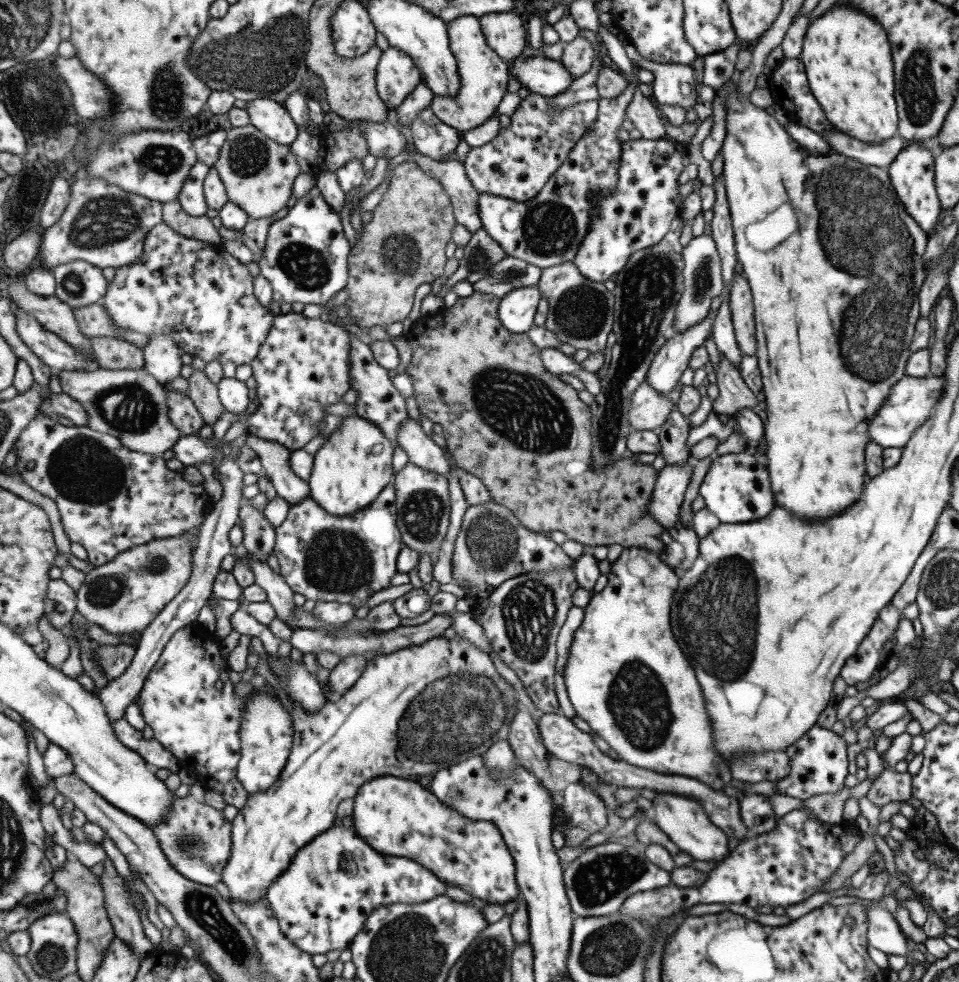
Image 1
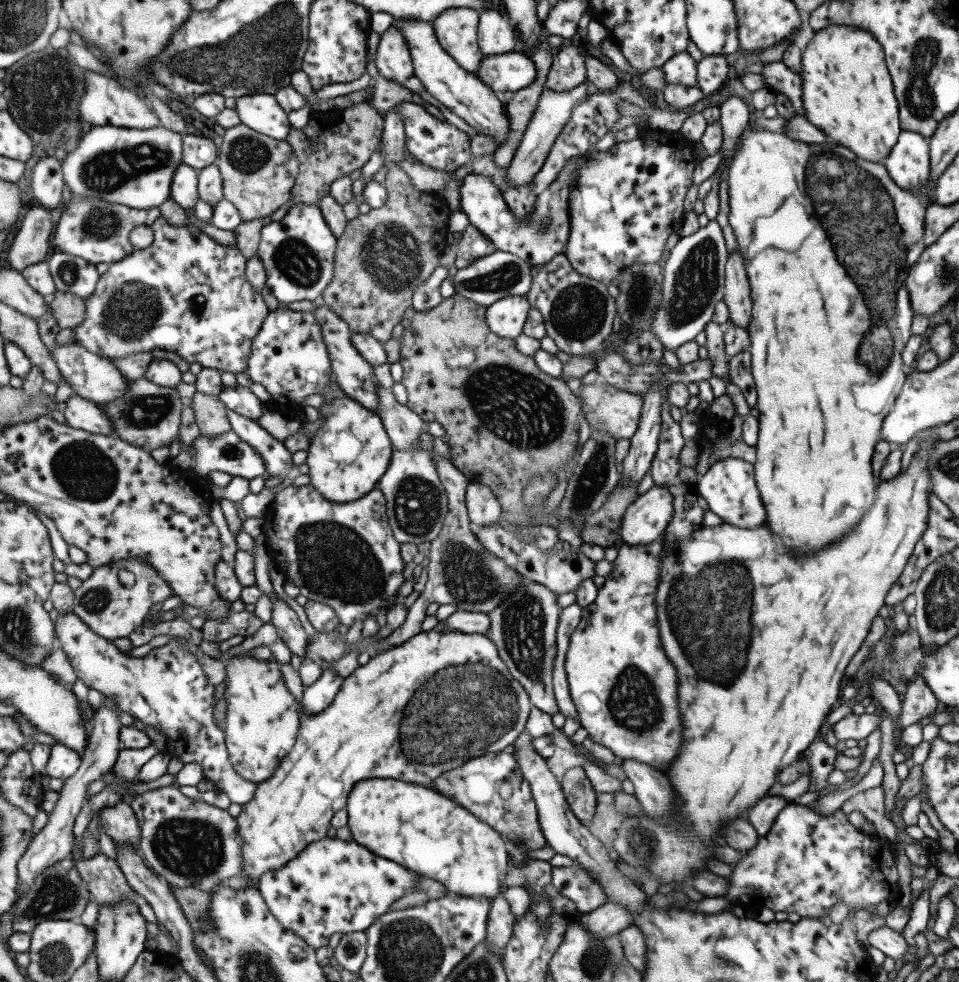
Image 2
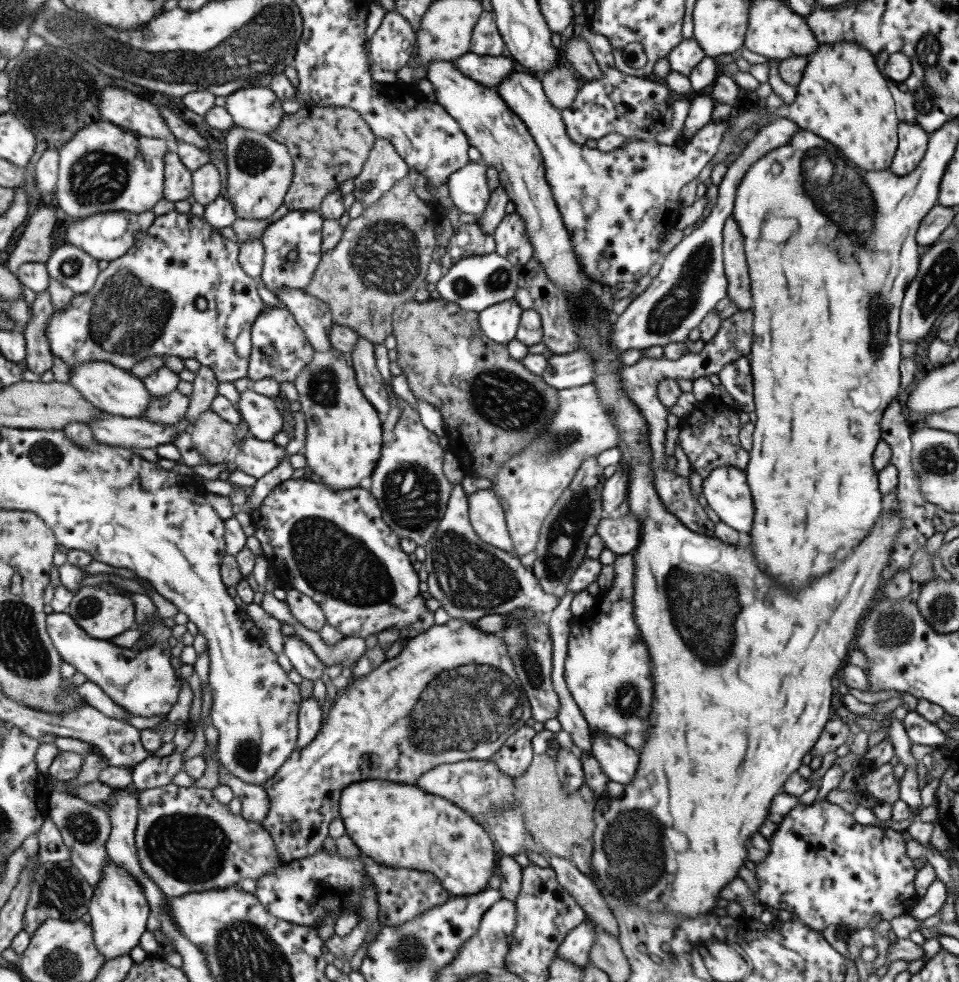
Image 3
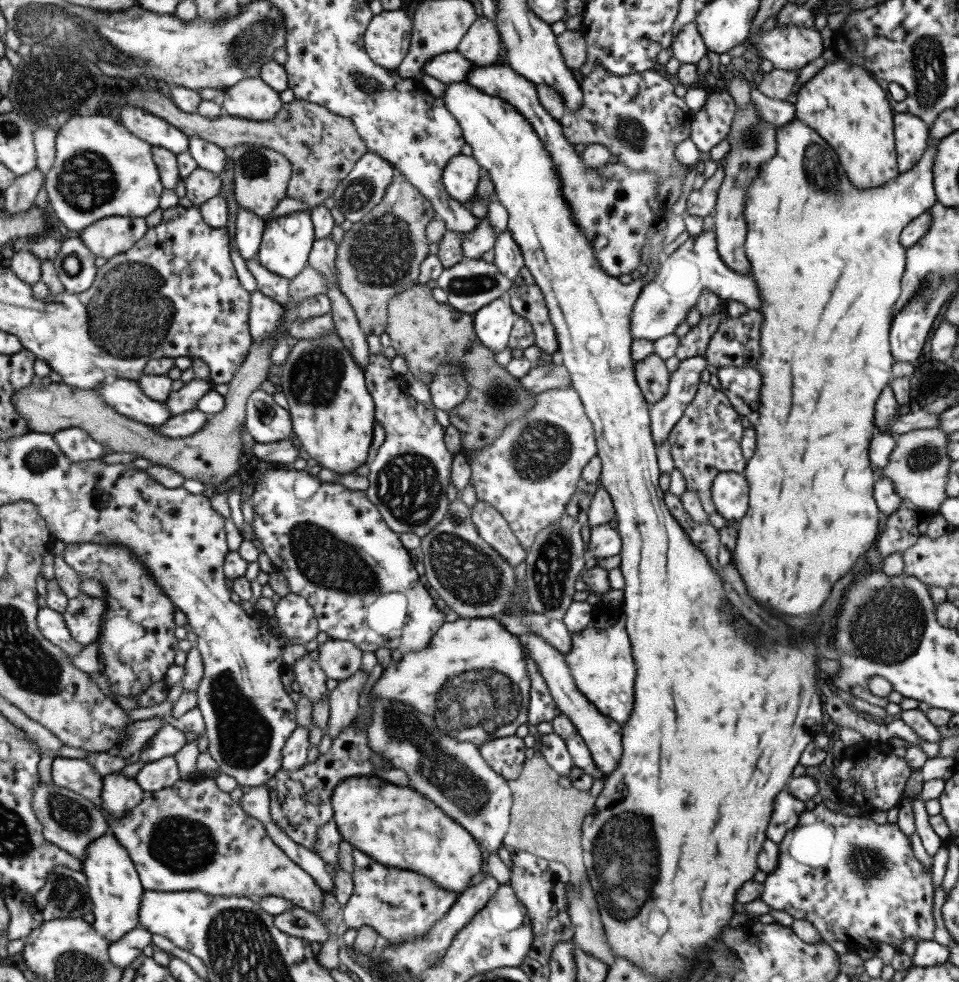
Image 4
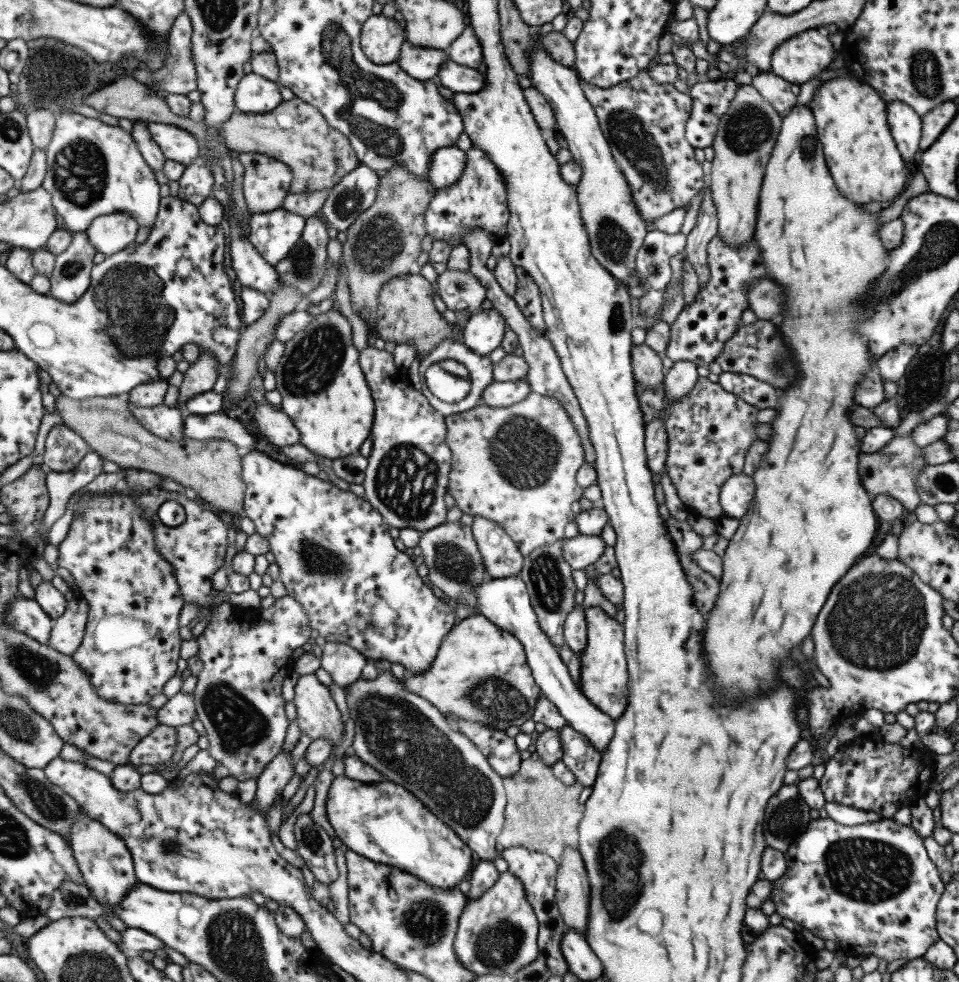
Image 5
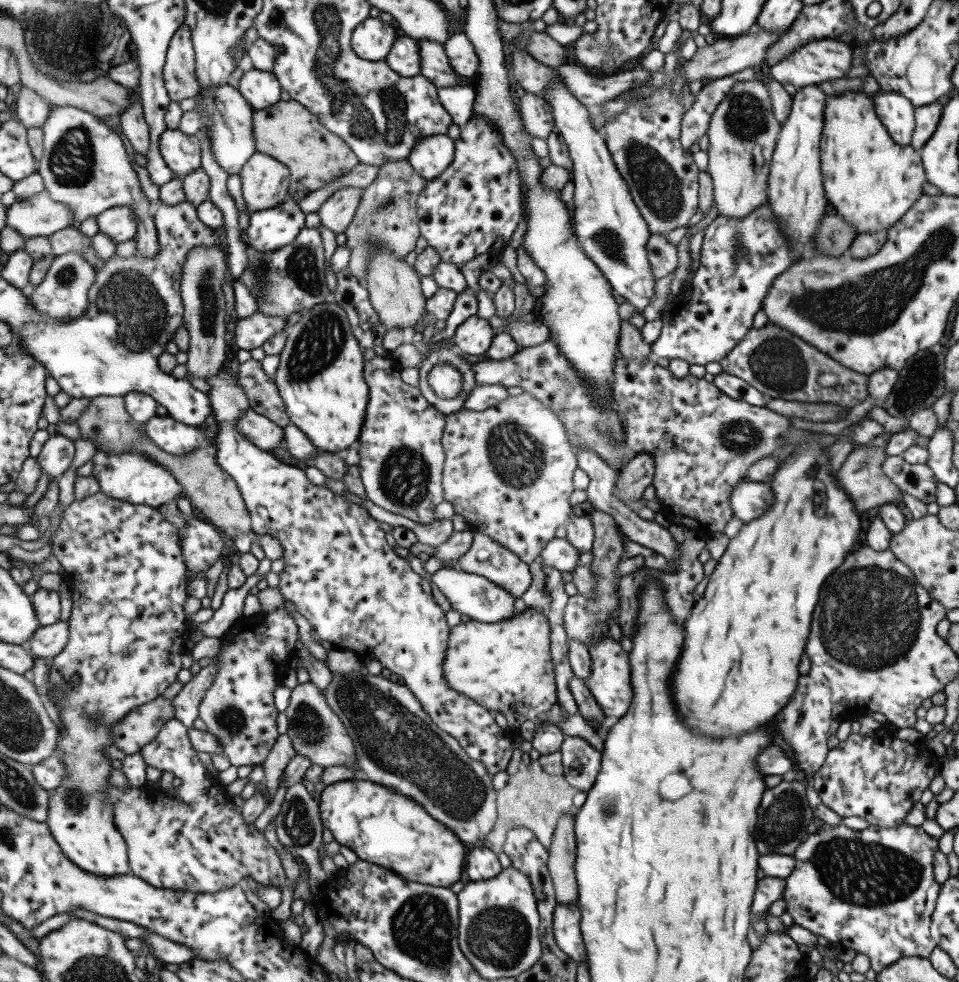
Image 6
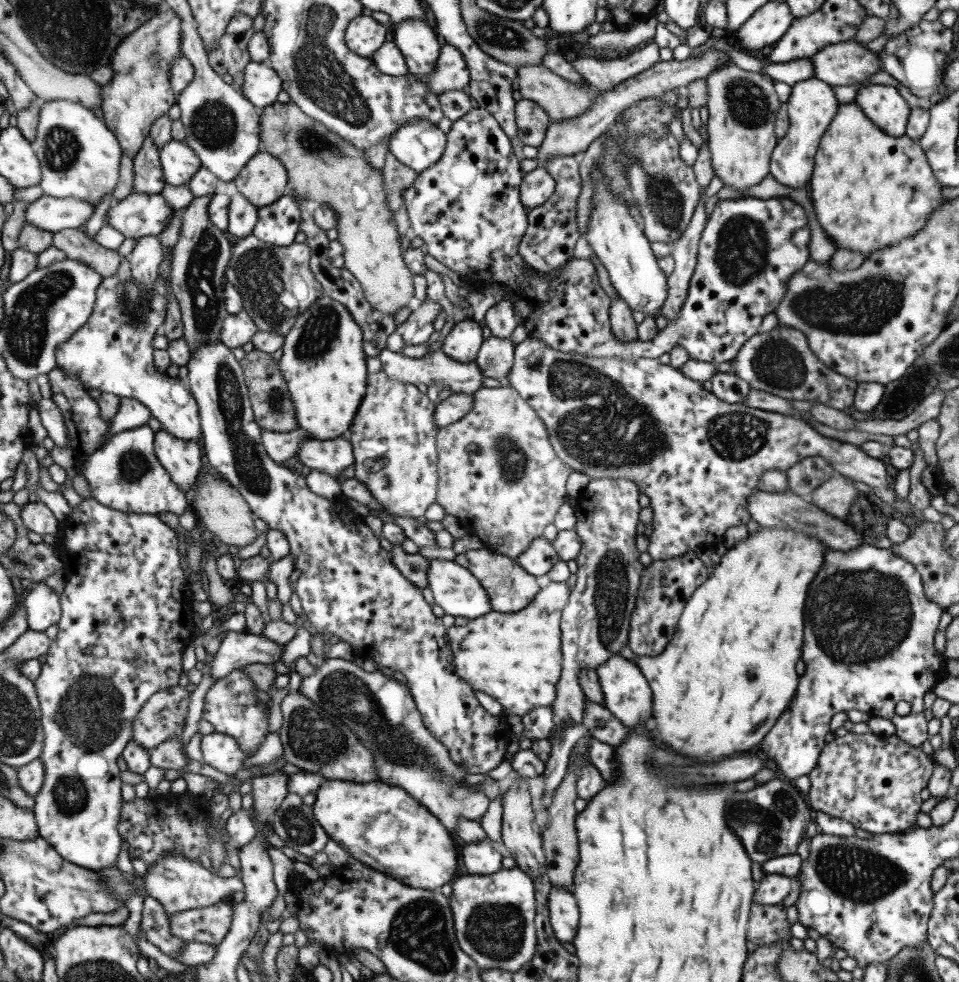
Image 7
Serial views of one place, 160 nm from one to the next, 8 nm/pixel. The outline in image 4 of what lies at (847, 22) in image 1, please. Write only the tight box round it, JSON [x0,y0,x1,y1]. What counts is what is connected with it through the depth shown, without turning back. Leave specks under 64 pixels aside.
[794,57,899,188]

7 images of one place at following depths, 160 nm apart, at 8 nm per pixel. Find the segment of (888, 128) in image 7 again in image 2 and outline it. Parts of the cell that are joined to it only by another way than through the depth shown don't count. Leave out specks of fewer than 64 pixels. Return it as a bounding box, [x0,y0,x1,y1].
[884,132,931,192]

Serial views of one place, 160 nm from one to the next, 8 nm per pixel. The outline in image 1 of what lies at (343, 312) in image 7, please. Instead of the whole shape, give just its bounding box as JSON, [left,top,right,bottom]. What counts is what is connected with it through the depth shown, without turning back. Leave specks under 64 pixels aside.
[307,415,396,516]

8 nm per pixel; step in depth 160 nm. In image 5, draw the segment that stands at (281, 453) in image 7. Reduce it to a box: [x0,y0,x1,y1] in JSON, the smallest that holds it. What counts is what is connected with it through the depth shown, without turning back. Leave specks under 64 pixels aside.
[183,411,256,450]

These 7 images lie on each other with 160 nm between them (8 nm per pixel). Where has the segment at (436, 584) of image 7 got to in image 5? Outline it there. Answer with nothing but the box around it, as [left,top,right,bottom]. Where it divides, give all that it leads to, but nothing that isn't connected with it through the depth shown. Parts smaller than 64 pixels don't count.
[474,574,614,754]

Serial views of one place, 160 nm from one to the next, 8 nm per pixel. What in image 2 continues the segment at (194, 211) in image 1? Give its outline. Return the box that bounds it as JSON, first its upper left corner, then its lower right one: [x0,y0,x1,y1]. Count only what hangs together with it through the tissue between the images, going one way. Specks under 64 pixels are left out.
[170,163,198,209]

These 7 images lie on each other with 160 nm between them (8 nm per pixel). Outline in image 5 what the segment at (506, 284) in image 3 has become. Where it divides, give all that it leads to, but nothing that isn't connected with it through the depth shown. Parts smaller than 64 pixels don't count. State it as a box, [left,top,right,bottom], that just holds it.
[436,270,486,312]

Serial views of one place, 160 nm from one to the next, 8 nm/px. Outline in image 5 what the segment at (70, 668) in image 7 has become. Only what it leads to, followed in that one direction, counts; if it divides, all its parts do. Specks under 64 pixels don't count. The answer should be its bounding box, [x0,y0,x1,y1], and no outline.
[57,493,183,912]

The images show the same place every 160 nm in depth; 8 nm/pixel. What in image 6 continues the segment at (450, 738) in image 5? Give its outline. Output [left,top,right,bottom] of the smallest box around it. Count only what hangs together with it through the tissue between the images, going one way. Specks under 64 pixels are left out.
[322,671,497,847]

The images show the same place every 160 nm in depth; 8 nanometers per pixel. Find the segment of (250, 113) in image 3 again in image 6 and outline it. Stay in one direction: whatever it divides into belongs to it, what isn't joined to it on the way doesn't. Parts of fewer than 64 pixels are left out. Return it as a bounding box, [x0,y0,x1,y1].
[234,68,280,110]

